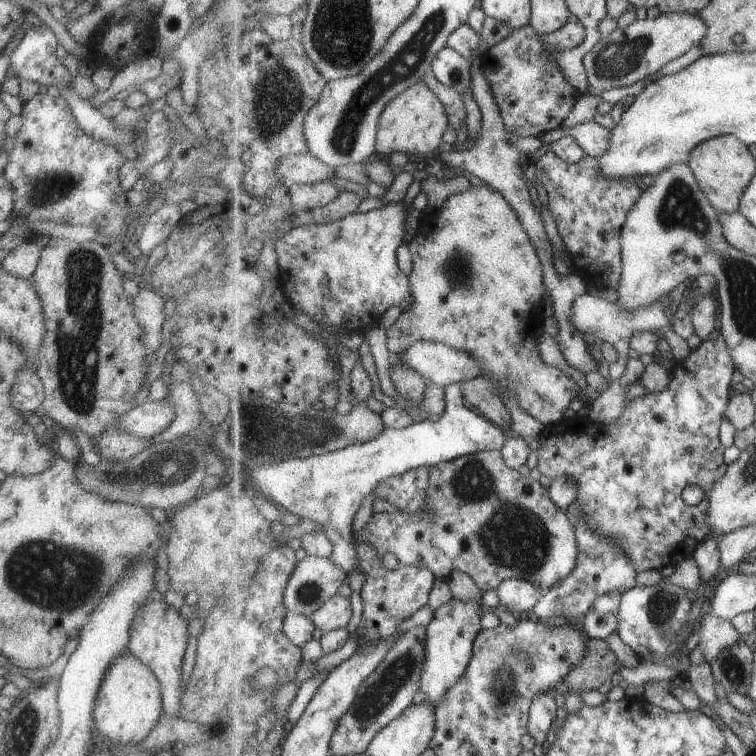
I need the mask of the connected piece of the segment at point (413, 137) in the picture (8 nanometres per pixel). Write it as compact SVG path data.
M422 80L412 88L405 90L384 110L380 120L377 153L380 156L389 157L400 151L408 156L424 154L431 158L446 148L445 134L450 126L450 114L447 118L444 102Z

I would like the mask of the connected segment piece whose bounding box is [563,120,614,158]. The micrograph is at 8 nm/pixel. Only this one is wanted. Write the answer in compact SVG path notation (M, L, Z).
M590 121L577 127L567 129L565 135L574 136L588 155L602 158L612 148L612 129L602 126L596 121Z

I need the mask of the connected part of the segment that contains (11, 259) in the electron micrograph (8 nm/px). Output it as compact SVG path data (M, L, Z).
M26 241L20 244L18 248L14 248L2 262L2 268L18 278L30 278L37 269L40 262L40 254L44 247L36 243L27 243Z

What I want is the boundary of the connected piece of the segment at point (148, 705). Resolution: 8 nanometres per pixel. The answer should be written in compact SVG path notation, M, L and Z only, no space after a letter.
M128 650L122 652L106 670L96 696L92 716L98 734L108 742L139 744L158 724L162 712L163 700L158 678L142 660L132 656Z

